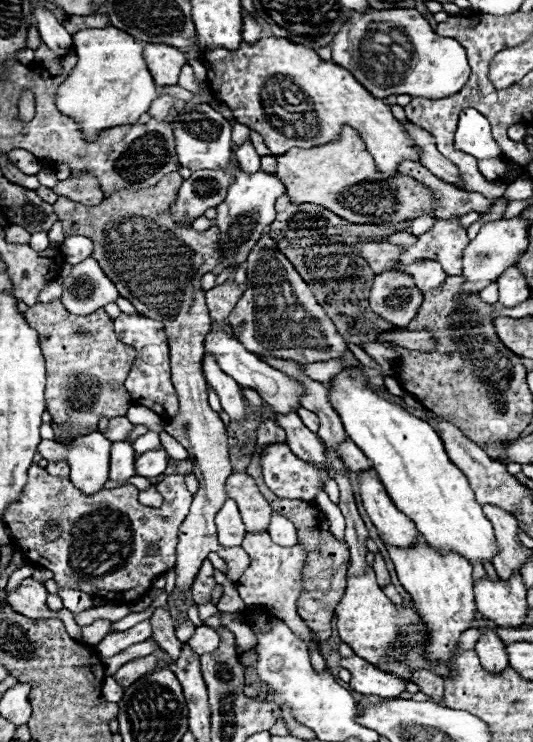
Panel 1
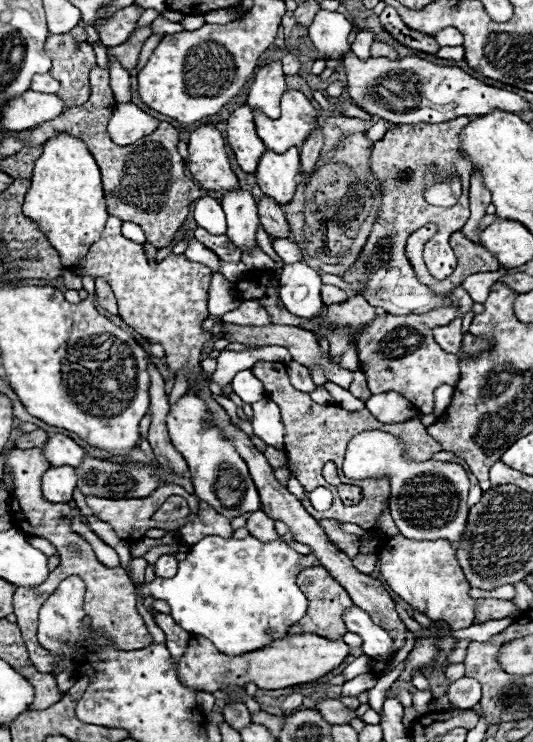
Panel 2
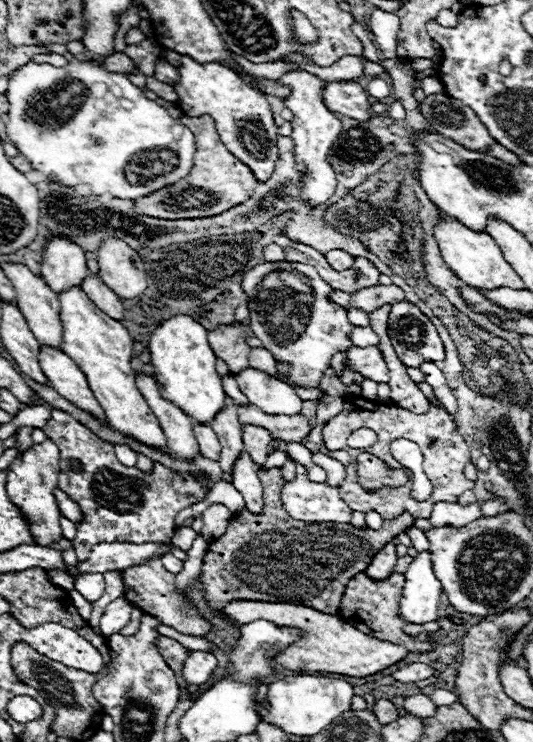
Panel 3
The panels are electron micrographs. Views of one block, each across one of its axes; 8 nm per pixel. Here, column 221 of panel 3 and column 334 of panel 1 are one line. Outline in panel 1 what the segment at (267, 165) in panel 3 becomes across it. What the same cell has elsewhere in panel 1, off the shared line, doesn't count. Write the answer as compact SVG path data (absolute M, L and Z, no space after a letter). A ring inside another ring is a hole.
M268 36L260 38L256 44L248 44L242 40L240 46L232 52L222 48L202 52L202 62L208 70L208 86L214 98L222 100L240 124L246 124L248 128L260 132L274 156L284 154L284 150L290 148L310 148L332 142L338 138L340 128L348 124L360 132L362 140L376 160L376 168L386 174L386 178L392 178L392 174L398 172L398 164L404 158L418 160L418 152L412 148L412 142L408 140L402 124L392 116L390 106L374 98L364 86L360 86L360 82L356 82L356 78L346 68L340 68L334 62L324 62L308 46L288 42L288 38Z

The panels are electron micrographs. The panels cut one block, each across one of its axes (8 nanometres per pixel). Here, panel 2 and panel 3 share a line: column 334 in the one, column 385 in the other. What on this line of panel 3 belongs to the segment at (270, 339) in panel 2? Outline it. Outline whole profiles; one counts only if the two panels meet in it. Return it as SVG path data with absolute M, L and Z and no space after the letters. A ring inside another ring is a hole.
M352 346L352 348L348 348L346 366L352 372L358 372L364 378L374 380L378 384L388 384L388 380L390 380L386 362L384 362L384 358L376 346L368 346L368 348Z

